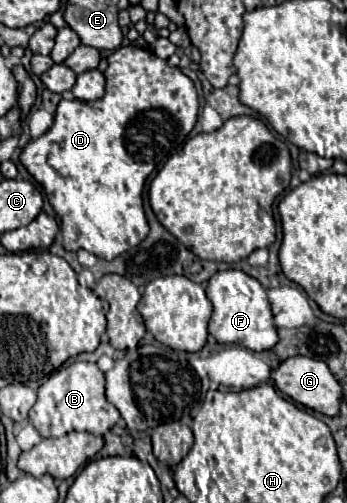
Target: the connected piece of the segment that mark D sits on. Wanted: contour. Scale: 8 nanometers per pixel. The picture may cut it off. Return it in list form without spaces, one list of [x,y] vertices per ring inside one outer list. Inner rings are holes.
[[[124,45],[108,57],[104,77],[104,97],[92,103],[60,101],[54,125],[24,147],[20,161],[44,187],[60,217],[66,251],[86,249],[112,261],[146,239],[150,231],[142,205],[146,179],[158,169],[156,155],[162,159],[172,153],[194,129],[198,95],[180,69],[134,45]]]

